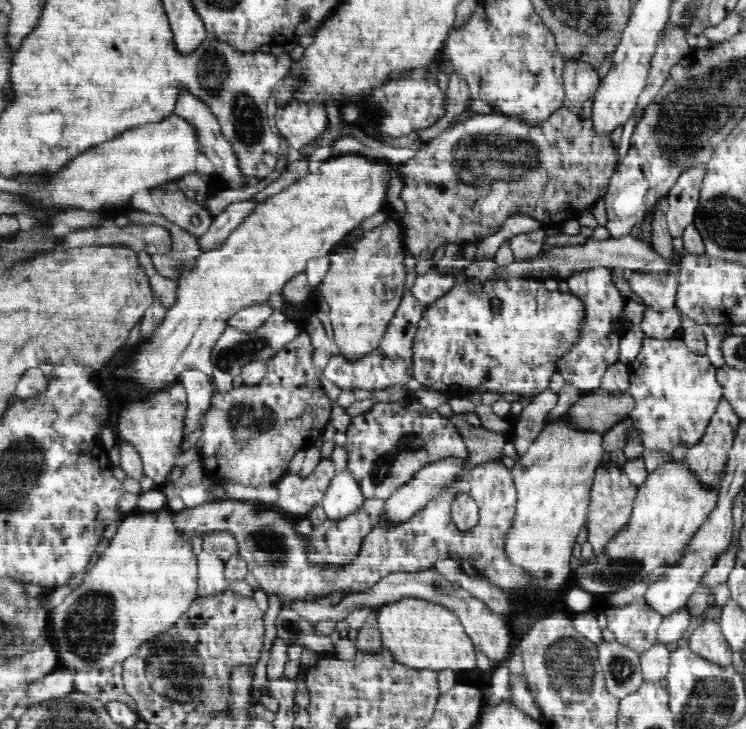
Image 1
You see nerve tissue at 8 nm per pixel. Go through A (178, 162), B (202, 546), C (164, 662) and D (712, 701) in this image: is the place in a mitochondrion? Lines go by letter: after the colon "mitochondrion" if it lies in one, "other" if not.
A: other
B: other
C: mitochondrion
D: mitochondrion

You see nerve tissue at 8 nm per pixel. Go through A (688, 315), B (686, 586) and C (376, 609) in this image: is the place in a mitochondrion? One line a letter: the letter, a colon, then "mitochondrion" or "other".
A: other
B: other
C: other

